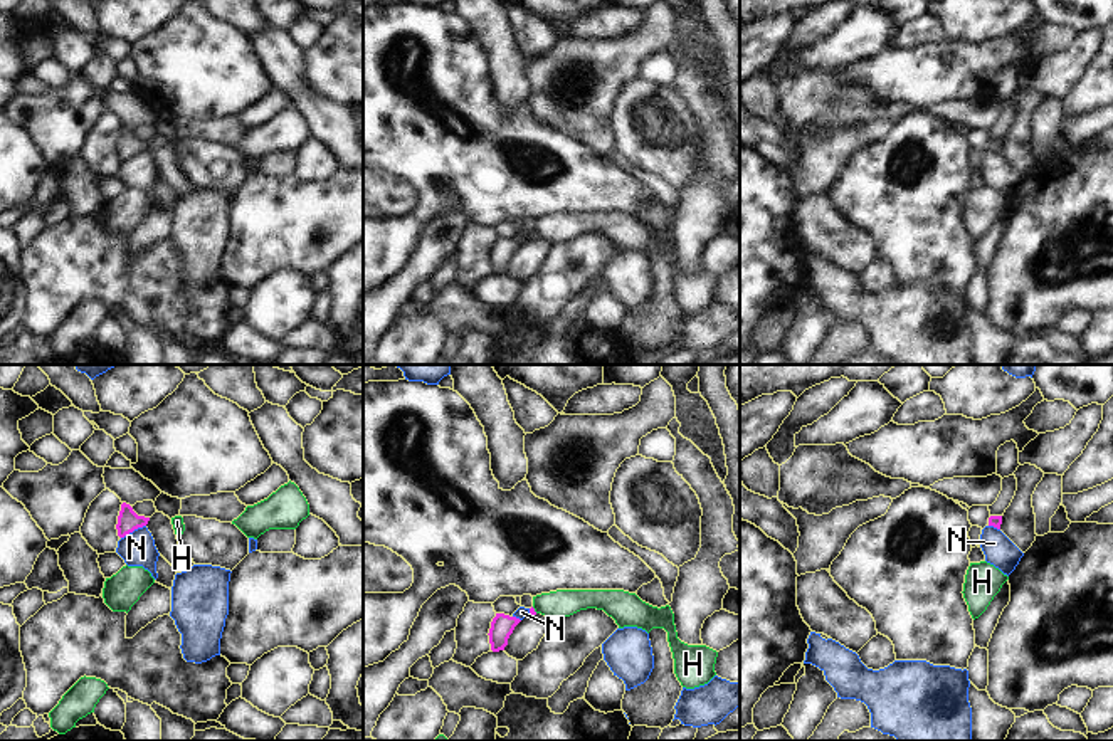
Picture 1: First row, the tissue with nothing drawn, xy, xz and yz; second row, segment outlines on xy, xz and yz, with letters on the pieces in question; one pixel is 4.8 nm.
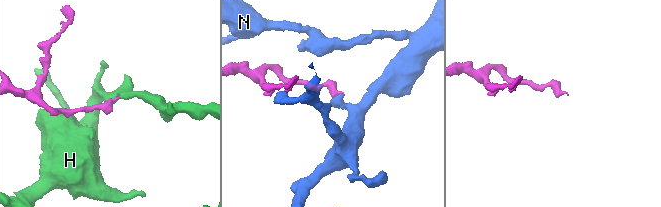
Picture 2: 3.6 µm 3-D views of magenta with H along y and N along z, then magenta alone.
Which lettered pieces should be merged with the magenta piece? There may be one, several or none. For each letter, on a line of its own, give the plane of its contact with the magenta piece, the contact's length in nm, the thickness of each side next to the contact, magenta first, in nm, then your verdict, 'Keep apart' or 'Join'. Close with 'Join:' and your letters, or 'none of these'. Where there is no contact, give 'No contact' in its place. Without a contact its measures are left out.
H: Touches magenta in xz. Shared border 40 nm. Thickness 30 nm (magenta) against 140 nm. Keep apart
N: Touches magenta in xy. Shared border 140 nm. Thickness 100 nm (magenta) against 160 nm. Keep apart
Join: none of these.

